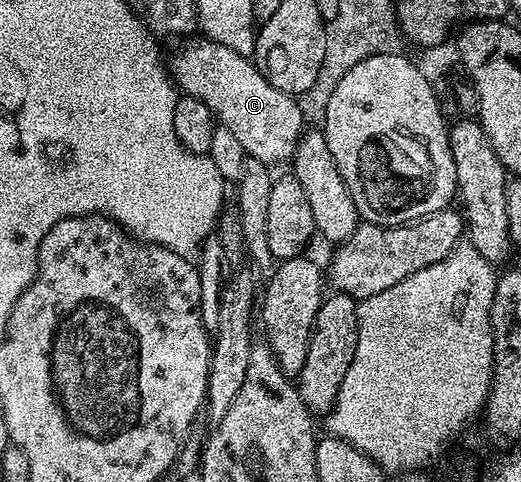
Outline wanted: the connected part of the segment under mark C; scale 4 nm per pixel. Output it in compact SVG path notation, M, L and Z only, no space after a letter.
M196 39L181 43L184 45L173 54L172 64L170 60L170 76L177 89L210 106L219 127L230 130L242 142L247 155L269 166L291 161L300 135L306 131L299 99L270 86L249 57L226 50L226 46L213 40Z

